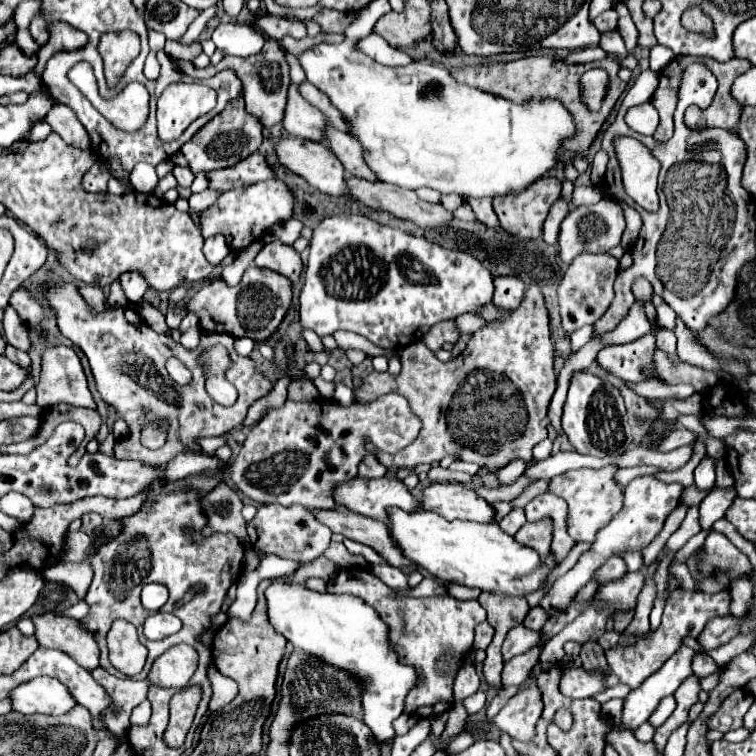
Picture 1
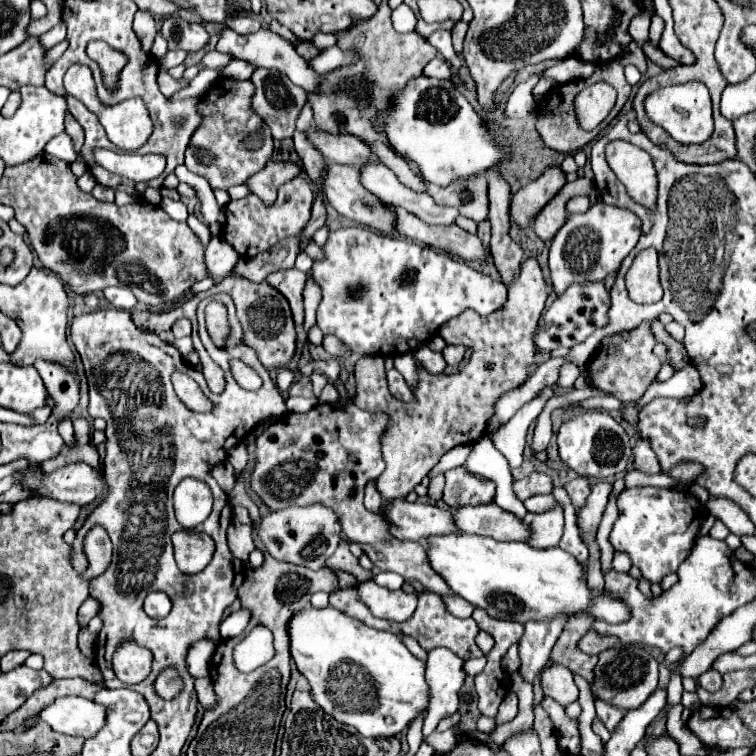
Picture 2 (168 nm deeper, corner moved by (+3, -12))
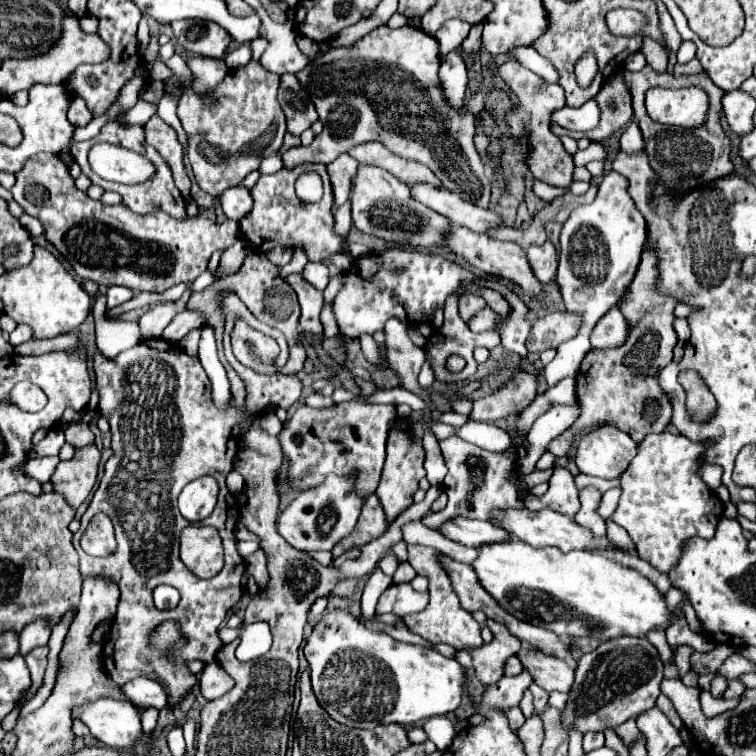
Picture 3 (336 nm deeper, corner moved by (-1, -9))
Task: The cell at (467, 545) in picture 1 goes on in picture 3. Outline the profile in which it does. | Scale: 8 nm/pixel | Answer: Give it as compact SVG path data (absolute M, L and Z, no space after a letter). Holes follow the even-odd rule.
M520 539L498 545L478 545L476 551L478 557L470 565L478 575L480 585L496 599L496 603L520 621L554 631L558 637L596 637L608 641L620 635L640 637L652 627L666 629L670 625L670 611L664 595L634 569L622 567L602 555L592 555L588 551L562 553L556 547L532 547Z

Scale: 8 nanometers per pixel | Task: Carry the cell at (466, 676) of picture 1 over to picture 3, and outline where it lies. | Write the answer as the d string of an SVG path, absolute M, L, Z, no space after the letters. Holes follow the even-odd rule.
M430 717L430 719L424 723L424 731L428 733L428 739L430 739L440 751L444 751L444 749L452 743L452 737L456 735L454 723L452 723L448 717Z

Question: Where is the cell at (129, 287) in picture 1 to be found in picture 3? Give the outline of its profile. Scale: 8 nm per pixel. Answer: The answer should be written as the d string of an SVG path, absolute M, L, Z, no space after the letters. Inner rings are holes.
M110 287L106 293L106 299L108 299L106 305L108 305L108 309L112 309L112 307L118 307L118 305L130 301L132 297L134 297L134 293L128 287Z

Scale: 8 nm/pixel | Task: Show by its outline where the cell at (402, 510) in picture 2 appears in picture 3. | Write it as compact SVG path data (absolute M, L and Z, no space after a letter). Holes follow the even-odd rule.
M454 517L452 521L444 521L438 533L468 547L478 547L482 543L500 543L510 539L510 535L504 529L500 529L490 521L476 521L464 517Z

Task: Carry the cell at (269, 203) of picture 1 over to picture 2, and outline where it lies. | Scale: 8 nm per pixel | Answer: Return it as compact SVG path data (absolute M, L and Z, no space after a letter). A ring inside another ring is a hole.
M296 176L294 180L282 184L278 188L278 198L274 200L272 206L266 206L256 194L250 194L240 200L232 200L226 204L224 214L226 214L226 228L224 228L224 238L228 244L236 248L240 256L252 258L260 252L270 250L274 244L278 244L282 238L294 236L300 242L304 242L304 248L312 242L312 238L304 238L302 230L310 220L310 210L314 202L314 192L310 182L304 176Z

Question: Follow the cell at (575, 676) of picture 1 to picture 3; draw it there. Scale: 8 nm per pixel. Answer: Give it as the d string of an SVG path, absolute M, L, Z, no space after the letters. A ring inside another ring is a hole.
M522 647L518 657L520 657L522 665L532 673L534 683L540 685L542 689L546 689L548 693L552 693L552 691L568 693L572 689L574 667L568 661L558 659L554 655L546 655L542 651L534 653L528 647Z

